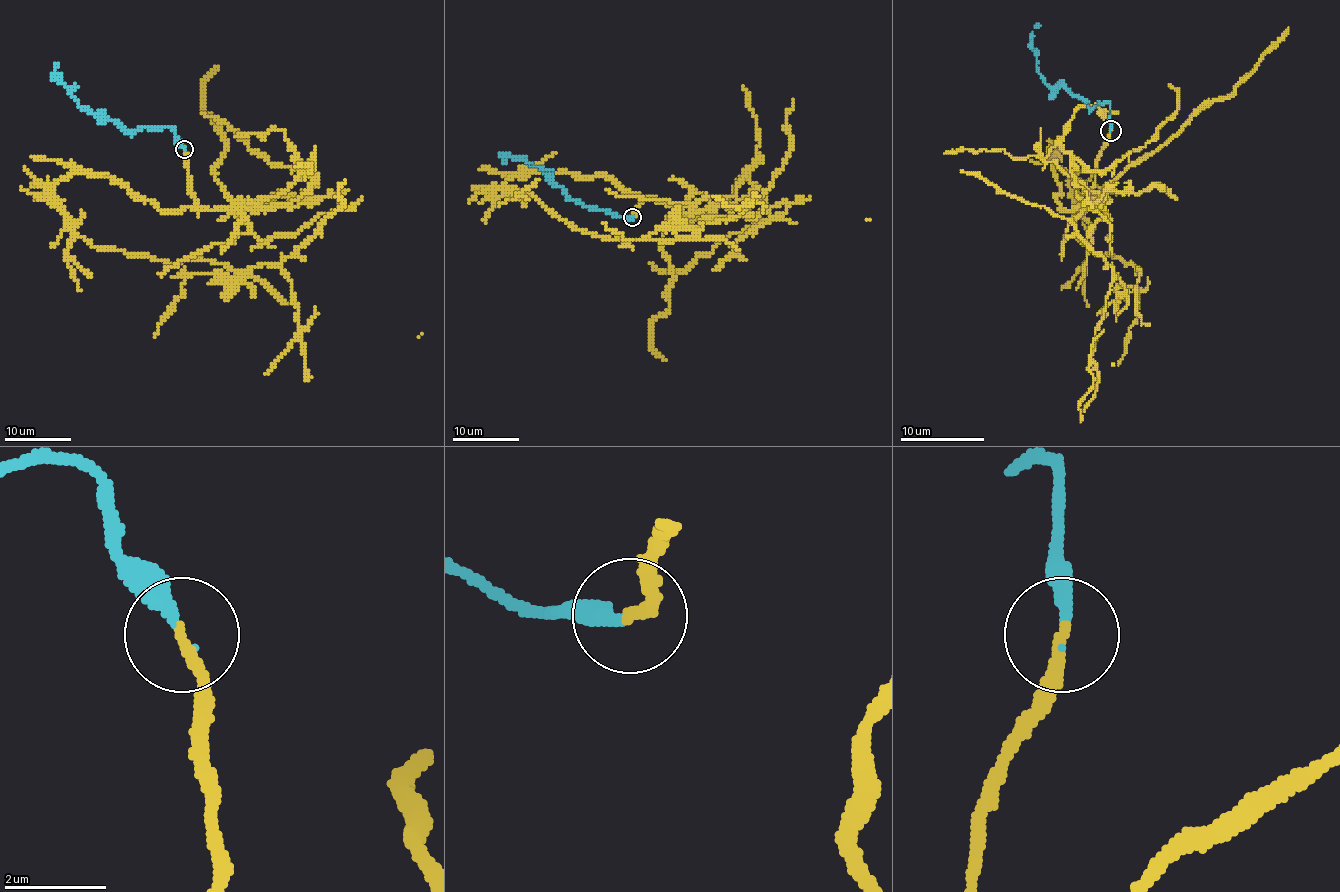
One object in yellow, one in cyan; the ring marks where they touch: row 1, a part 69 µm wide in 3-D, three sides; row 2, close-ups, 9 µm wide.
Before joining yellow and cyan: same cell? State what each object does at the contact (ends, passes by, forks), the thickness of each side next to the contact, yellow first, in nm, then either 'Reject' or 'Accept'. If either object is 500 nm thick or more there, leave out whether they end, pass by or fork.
At the ring yellow ends. At the ring cyan ends. Thickness 240 nm (yellow) against 280 nm. Reject

